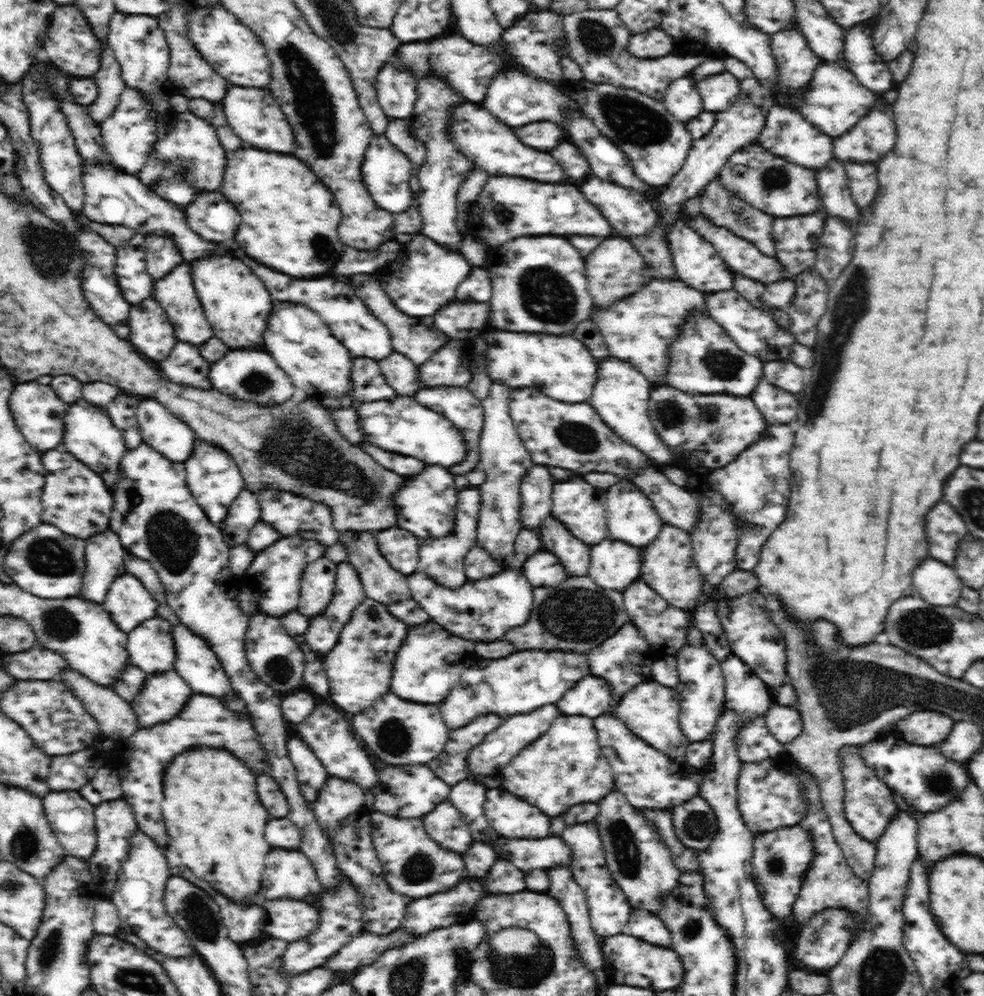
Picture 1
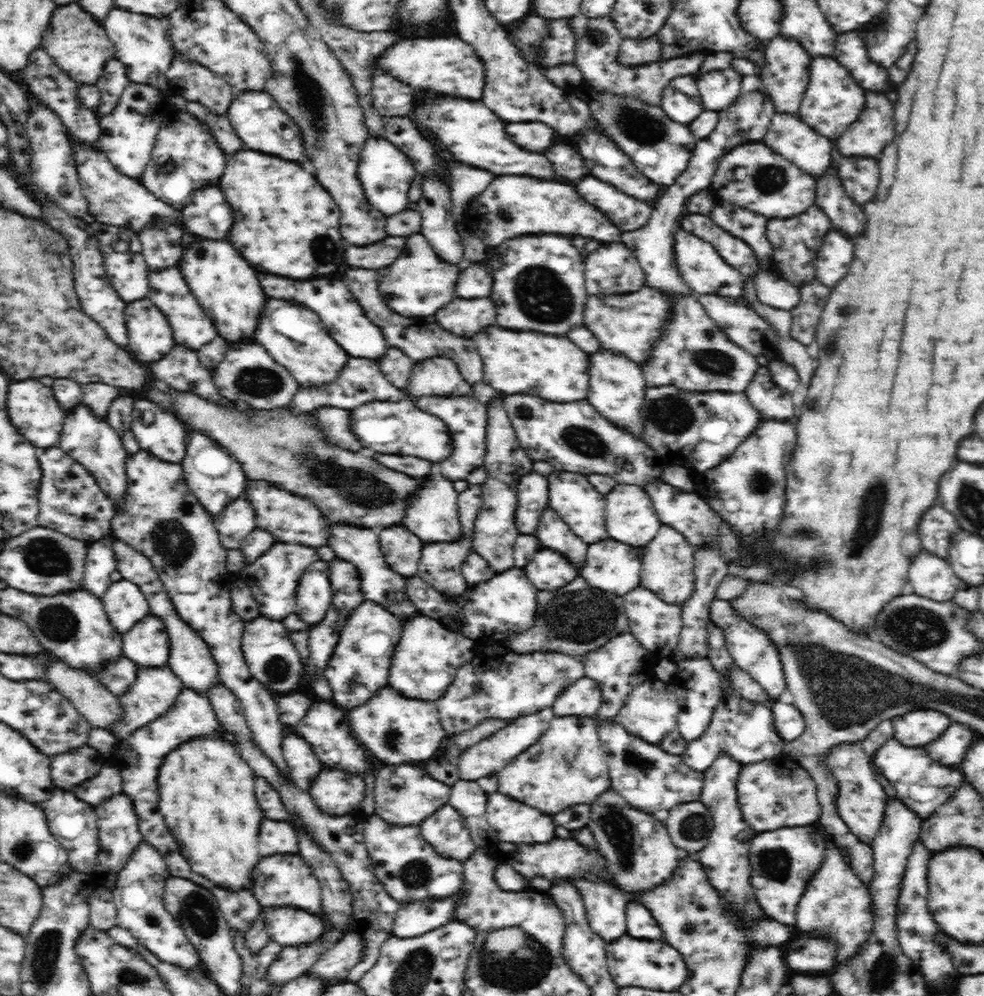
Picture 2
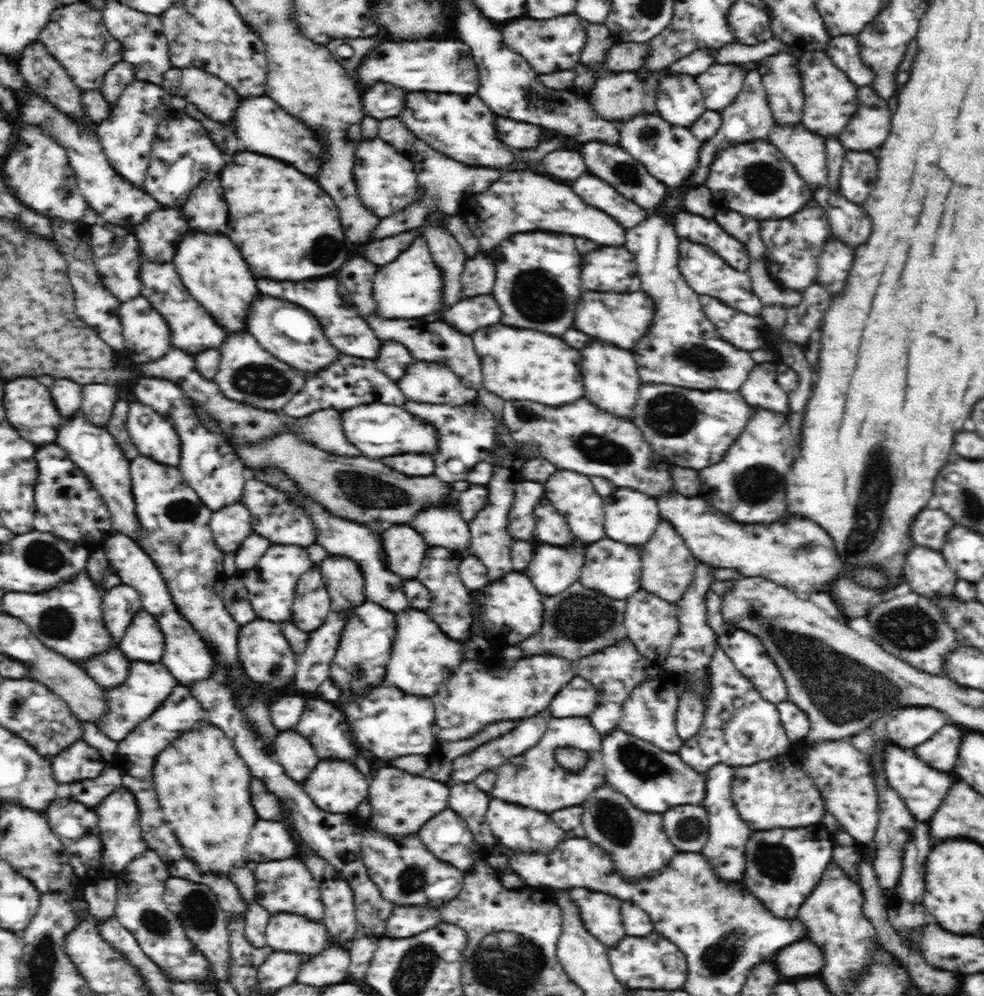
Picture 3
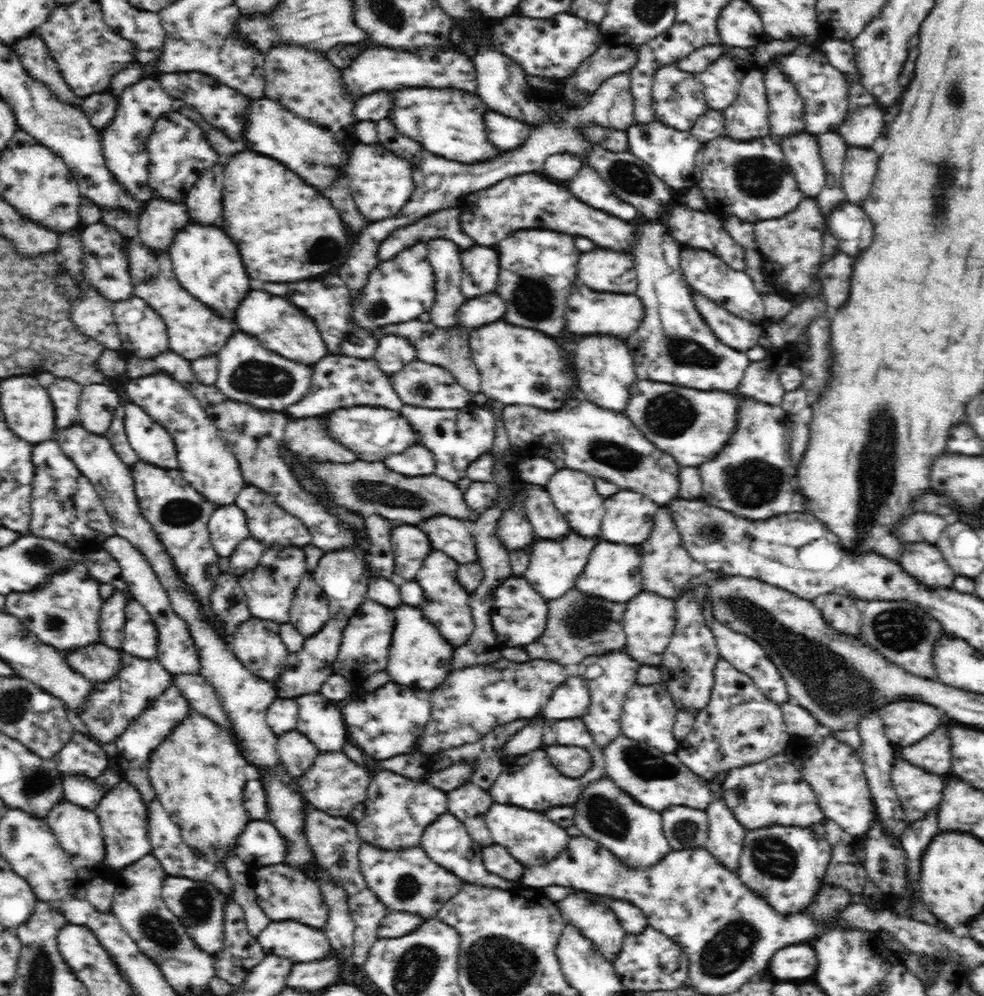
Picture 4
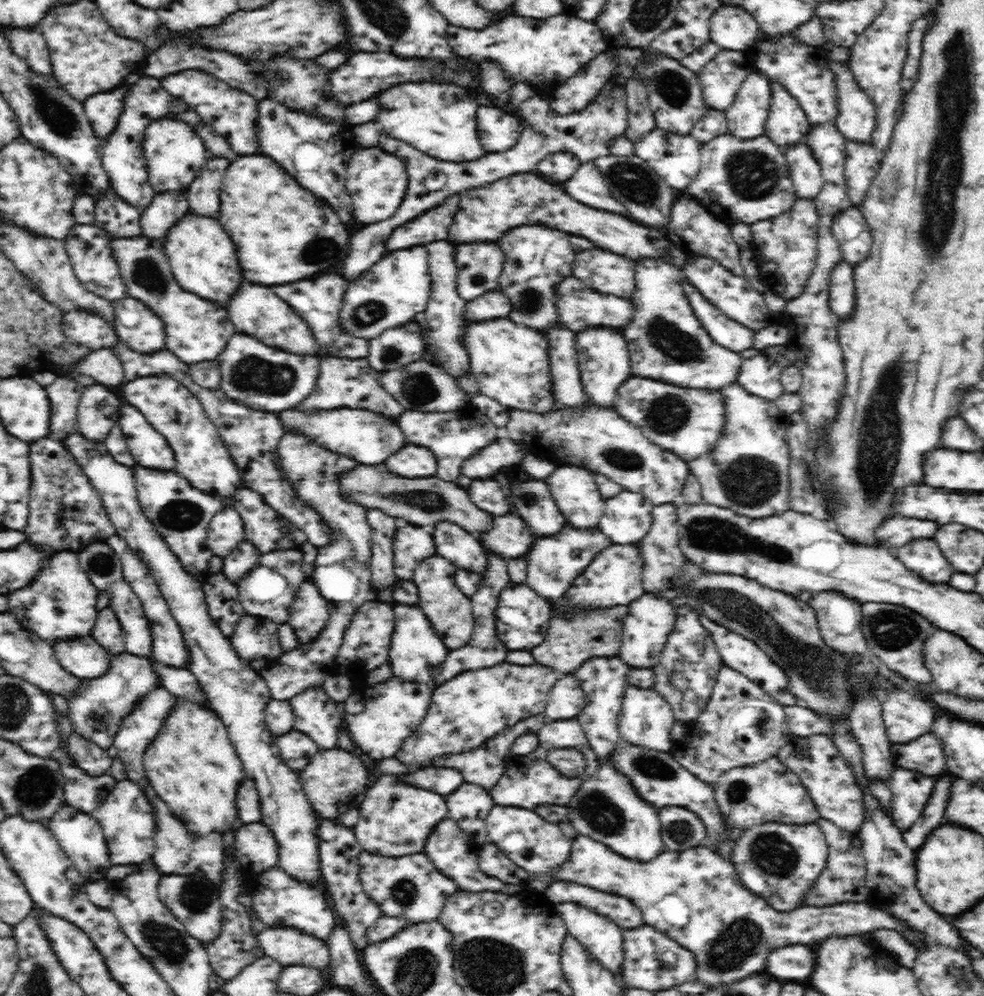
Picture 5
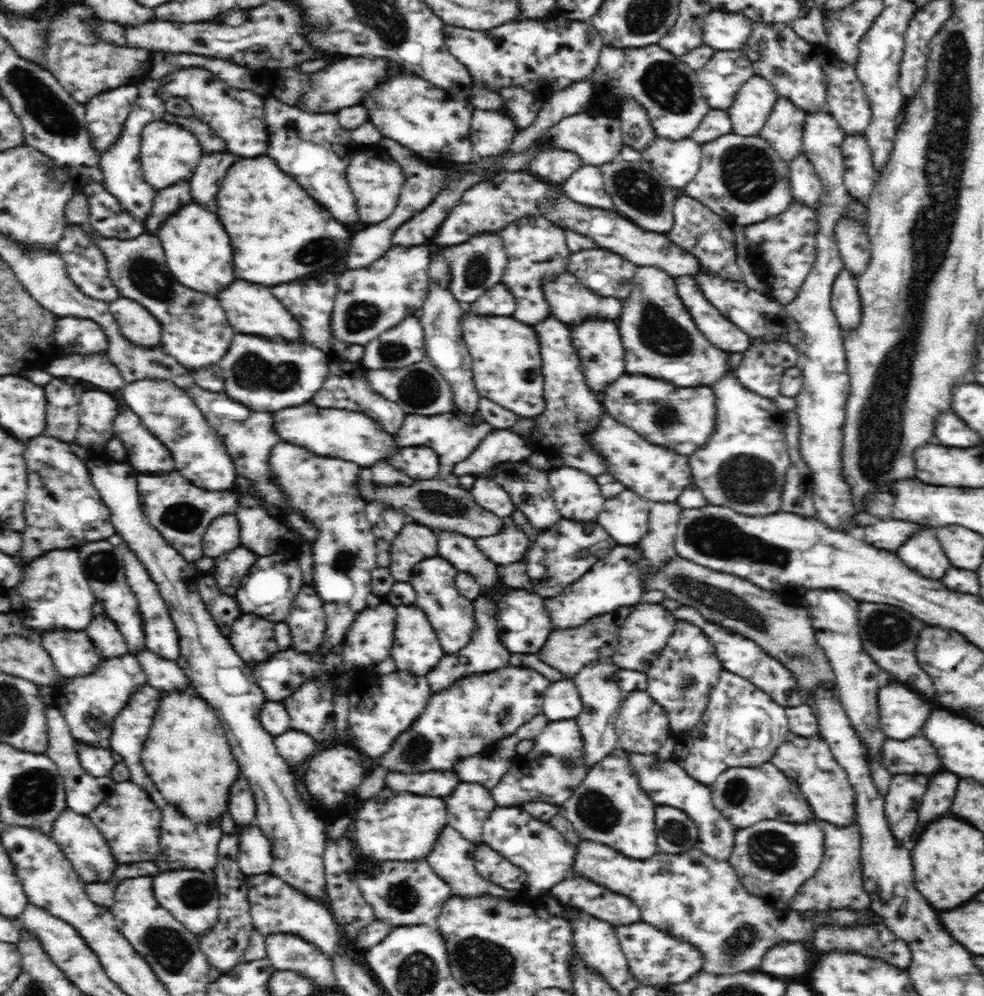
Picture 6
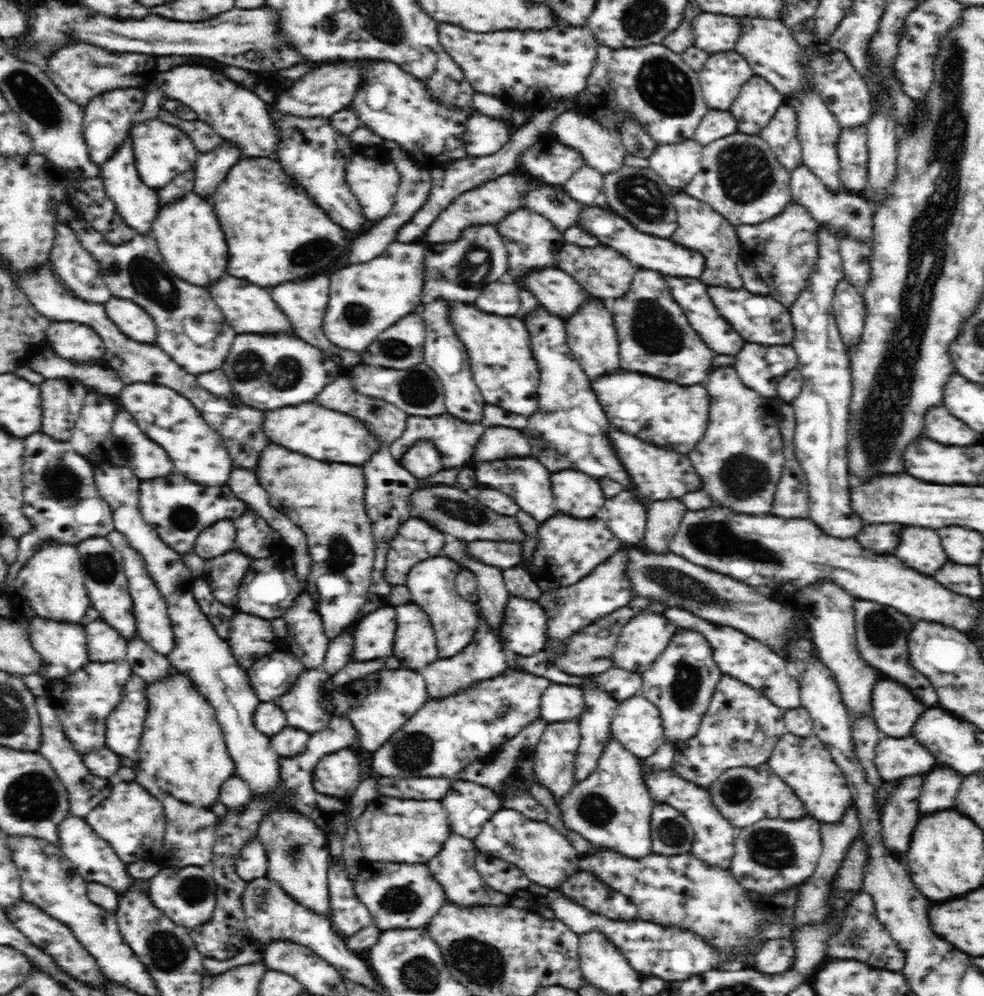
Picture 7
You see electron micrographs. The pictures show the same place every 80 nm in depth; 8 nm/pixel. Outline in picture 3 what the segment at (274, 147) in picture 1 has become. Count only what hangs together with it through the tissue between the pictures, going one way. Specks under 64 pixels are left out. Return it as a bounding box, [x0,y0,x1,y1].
[233,94,323,178]

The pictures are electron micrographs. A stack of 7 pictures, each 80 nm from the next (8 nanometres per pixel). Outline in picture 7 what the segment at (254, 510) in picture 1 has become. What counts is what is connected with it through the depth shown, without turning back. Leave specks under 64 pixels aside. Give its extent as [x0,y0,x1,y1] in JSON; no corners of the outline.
[194,519,237,559]

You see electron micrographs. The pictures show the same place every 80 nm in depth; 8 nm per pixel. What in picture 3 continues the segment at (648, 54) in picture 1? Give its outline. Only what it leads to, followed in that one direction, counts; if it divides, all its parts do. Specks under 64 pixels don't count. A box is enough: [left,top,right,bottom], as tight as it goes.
[604,42,648,71]

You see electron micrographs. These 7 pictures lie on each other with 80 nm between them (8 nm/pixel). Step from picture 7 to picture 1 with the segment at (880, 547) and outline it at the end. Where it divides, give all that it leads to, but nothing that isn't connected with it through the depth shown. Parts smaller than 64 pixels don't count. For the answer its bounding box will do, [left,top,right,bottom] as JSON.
[926,502,968,564]

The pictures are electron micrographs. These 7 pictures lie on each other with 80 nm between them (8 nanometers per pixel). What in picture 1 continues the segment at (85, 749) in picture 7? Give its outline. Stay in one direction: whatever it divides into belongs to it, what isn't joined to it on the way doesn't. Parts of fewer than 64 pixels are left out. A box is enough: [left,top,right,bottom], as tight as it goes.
[129,670,193,728]

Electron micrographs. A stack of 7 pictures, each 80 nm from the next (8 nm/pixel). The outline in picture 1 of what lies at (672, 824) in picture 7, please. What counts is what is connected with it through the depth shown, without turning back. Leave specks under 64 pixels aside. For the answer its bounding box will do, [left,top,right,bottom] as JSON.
[670,795,718,849]

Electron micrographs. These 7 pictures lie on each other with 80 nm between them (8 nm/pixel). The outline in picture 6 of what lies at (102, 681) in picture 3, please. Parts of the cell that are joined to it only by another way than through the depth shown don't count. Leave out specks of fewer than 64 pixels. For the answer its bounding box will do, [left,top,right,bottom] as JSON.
[39,631,103,680]

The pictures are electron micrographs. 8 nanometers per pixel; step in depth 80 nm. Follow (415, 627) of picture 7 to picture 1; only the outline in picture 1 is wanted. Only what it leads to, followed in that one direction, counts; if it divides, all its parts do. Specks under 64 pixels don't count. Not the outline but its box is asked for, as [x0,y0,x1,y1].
[390,621,478,705]

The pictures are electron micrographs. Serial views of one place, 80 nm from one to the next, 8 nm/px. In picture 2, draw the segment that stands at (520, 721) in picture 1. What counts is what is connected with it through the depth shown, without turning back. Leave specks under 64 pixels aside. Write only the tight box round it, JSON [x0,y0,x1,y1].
[458,708,554,781]

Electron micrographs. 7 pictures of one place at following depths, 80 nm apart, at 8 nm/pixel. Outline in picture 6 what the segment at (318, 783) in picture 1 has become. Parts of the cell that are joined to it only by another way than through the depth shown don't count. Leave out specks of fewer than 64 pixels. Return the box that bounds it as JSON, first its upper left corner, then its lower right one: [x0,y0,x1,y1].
[274,728,317,765]

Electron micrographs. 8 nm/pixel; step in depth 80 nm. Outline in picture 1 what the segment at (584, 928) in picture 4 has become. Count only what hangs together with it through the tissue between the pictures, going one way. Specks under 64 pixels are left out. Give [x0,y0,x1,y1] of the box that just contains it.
[561,821,630,938]

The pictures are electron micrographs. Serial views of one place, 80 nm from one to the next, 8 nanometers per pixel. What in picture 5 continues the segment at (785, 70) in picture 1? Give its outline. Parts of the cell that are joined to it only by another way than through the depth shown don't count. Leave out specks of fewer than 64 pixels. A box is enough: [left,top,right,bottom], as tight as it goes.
[765,81,810,151]

